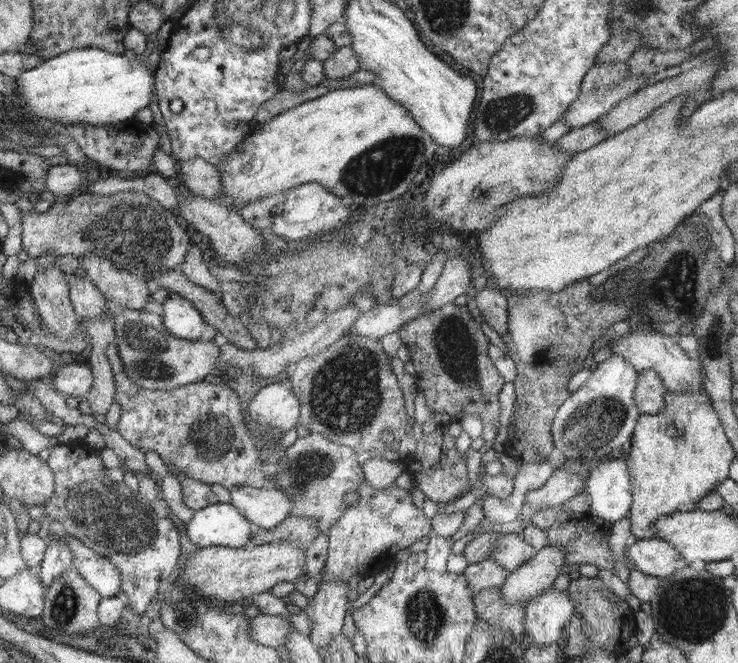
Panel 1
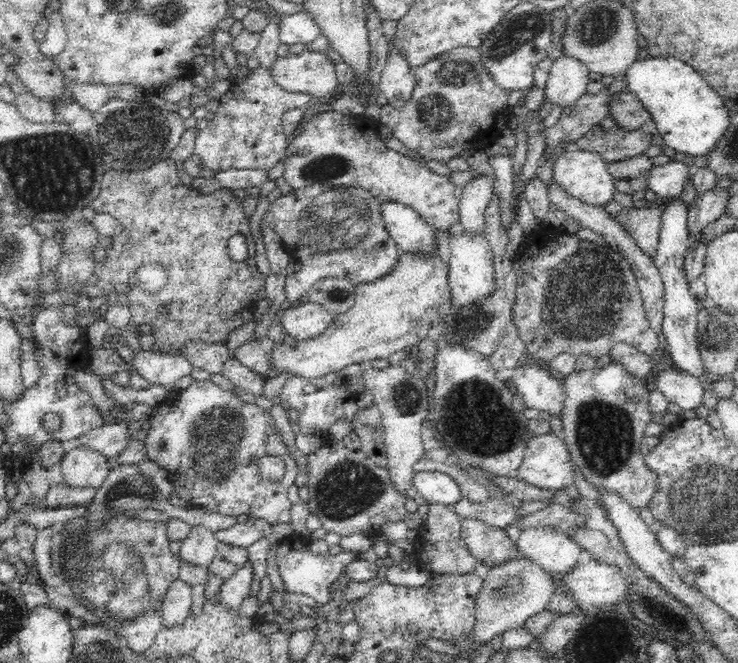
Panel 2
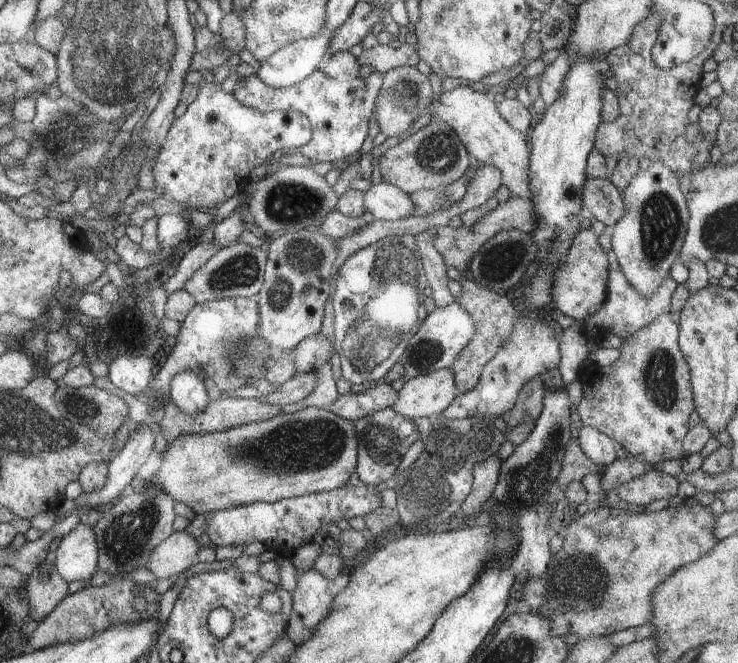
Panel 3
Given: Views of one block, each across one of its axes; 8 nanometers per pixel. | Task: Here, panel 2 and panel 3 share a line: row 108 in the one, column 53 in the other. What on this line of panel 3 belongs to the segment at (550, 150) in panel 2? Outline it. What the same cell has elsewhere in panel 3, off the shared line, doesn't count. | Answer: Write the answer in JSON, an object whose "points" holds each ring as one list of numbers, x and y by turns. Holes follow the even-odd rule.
{"points":[[41,561,29,574,28,585,24,590,29,596,31,618,42,621,45,616,68,596,68,581,57,573,53,562]]}

